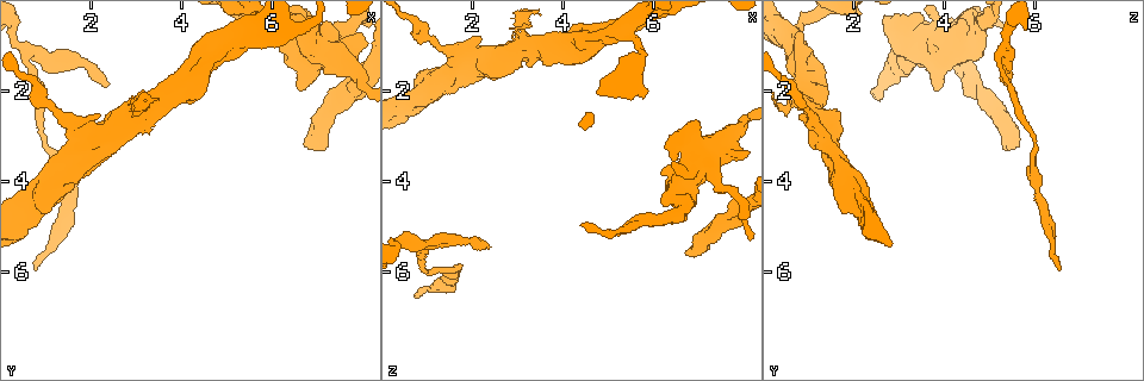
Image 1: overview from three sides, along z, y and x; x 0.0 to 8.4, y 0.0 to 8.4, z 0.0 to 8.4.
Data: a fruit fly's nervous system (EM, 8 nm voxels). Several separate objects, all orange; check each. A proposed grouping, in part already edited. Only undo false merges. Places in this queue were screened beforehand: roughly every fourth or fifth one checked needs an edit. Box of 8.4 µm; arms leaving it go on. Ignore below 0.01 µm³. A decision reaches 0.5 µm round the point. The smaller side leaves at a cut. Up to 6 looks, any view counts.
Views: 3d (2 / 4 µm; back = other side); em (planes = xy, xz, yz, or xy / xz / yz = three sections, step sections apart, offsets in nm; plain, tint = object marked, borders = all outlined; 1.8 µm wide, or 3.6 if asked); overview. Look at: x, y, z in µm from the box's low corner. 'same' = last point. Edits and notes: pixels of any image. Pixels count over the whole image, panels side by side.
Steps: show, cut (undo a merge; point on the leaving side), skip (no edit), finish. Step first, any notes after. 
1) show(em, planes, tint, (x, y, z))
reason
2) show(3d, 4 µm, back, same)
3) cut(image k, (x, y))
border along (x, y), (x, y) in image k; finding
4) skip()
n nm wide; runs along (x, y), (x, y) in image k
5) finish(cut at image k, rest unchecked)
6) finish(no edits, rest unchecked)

show(3d, 4 µm, (1.00, 3.15, 5.95))
a narrow waist

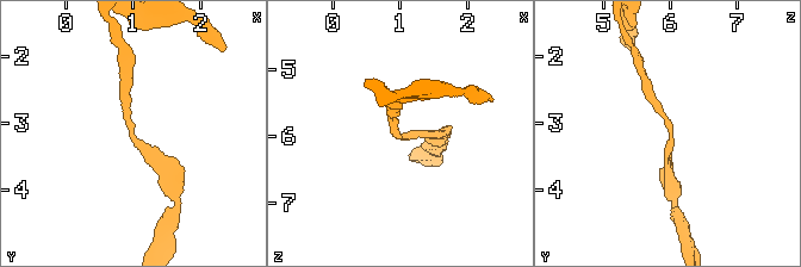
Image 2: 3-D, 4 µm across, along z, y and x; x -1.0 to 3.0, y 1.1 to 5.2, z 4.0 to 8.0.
show(em, planes, tint, (1.00, 3.20, 5.95))
need the tissue

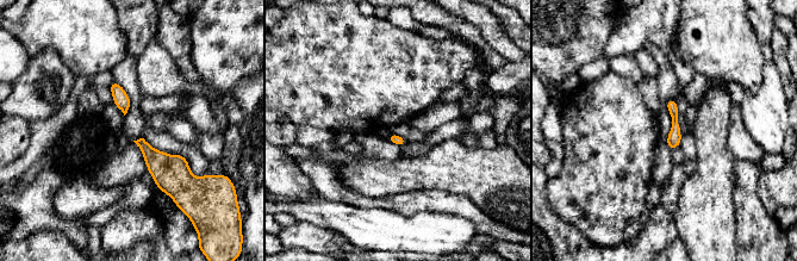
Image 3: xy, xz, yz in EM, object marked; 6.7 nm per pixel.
skip()
runs along (672, 101), (674, 138), (671, 145) in image 3; one cell here

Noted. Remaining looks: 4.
show(3d, 4 µm, (2.90, 2.60, 1.15))
sharp bend

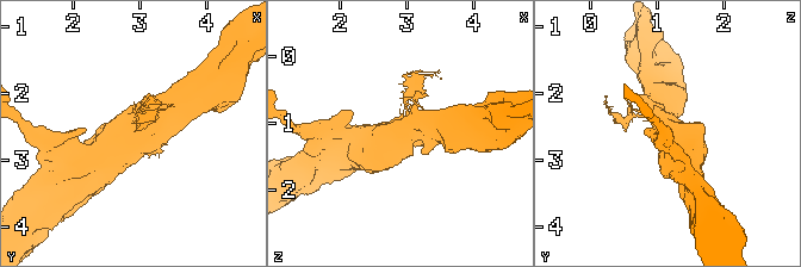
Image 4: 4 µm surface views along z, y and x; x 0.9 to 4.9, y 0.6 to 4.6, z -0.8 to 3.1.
show(em, 3.6 µm, planes, tint, (2.85, 2.65, 1.20))
need the tissue

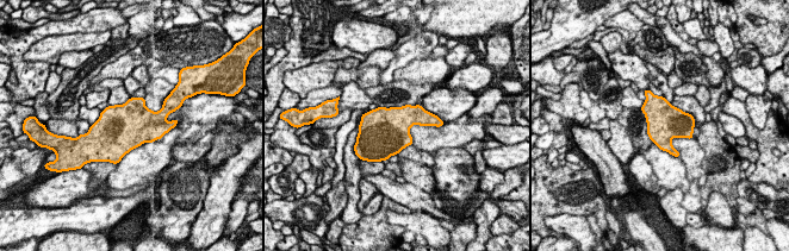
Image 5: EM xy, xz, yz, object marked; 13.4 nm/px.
skip()
all the same cell

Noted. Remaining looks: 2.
finish(no edits, rest unchecked)

